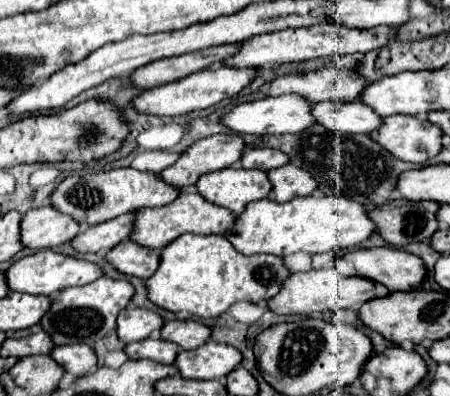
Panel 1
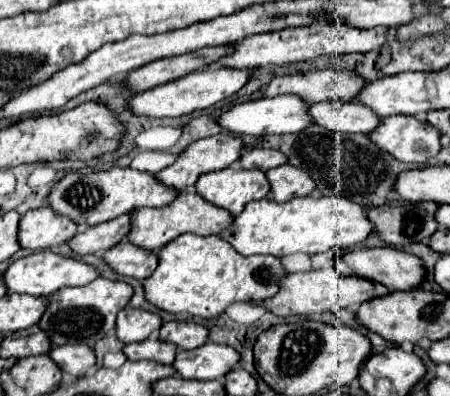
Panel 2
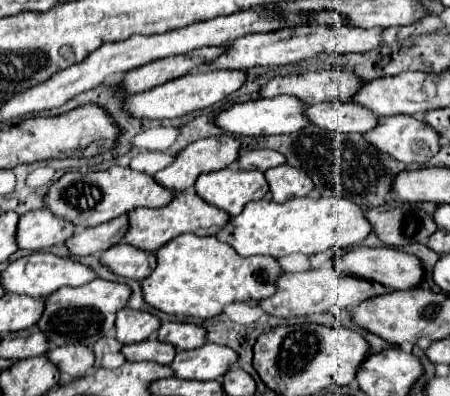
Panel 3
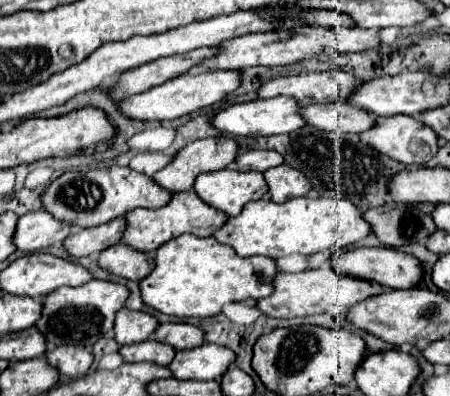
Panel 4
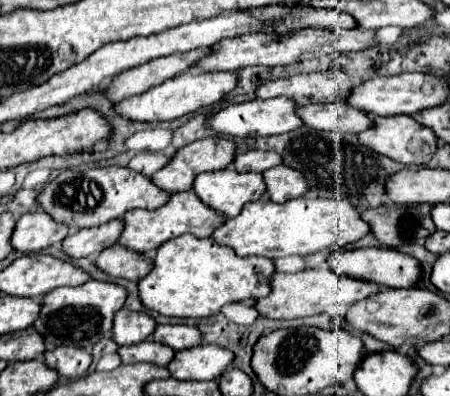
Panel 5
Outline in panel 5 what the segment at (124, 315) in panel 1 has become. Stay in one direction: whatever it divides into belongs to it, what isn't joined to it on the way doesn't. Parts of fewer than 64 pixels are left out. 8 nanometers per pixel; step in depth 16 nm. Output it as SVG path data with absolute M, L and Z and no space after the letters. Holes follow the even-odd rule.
M126 308L118 310L112 324L112 340L118 346L132 346L144 342L156 328L156 322L140 312L130 312Z

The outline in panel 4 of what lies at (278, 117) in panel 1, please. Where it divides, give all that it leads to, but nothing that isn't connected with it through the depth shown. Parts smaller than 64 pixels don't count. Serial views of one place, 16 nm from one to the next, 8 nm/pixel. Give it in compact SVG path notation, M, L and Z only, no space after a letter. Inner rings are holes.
M276 96L270 100L252 100L252 102L242 102L242 104L232 104L218 114L210 118L212 128L216 128L220 134L232 136L232 138L244 138L244 136L274 136L274 134L288 134L304 126L302 116L298 114L300 104L288 96Z

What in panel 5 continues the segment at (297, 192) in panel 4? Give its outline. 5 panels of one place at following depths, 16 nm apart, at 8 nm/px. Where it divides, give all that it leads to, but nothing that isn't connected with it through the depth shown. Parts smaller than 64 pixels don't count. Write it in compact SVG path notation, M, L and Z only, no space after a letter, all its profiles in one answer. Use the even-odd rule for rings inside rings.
M278 164L276 168L270 168L268 172L262 172L264 184L266 184L266 194L272 202L286 202L292 198L304 196L308 190L306 178L284 164Z

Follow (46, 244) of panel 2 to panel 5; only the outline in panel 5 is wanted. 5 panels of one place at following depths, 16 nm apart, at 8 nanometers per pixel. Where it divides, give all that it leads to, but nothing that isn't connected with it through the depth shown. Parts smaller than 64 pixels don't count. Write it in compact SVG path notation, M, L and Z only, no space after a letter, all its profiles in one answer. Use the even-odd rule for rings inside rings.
M36 210L30 214L24 214L12 232L12 248L24 254L40 252L52 244L58 244L66 238L68 226L56 224L50 216L44 216L44 212Z

